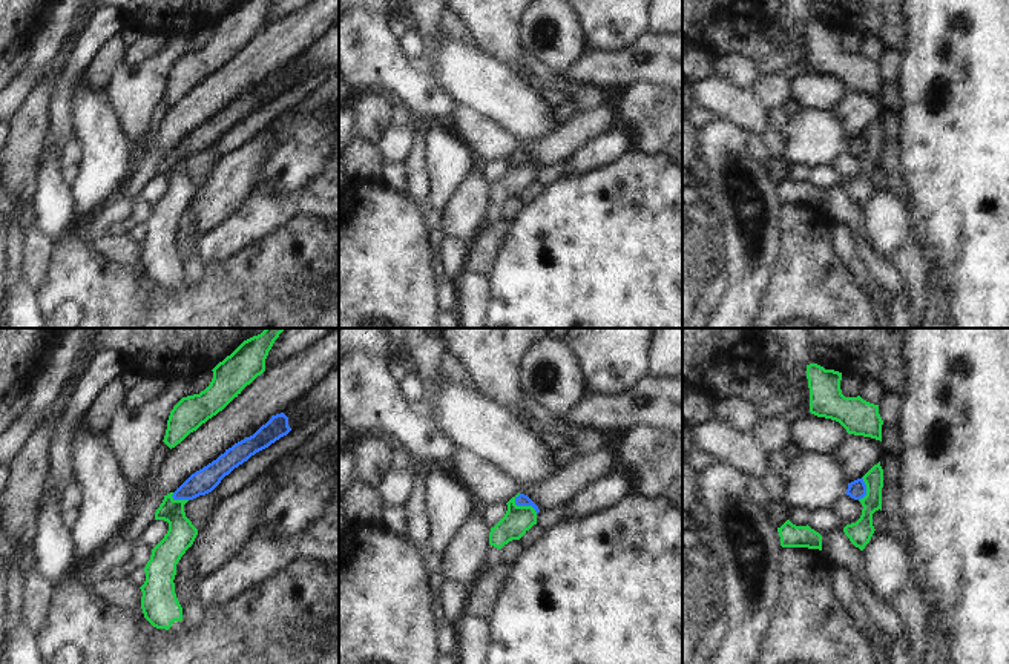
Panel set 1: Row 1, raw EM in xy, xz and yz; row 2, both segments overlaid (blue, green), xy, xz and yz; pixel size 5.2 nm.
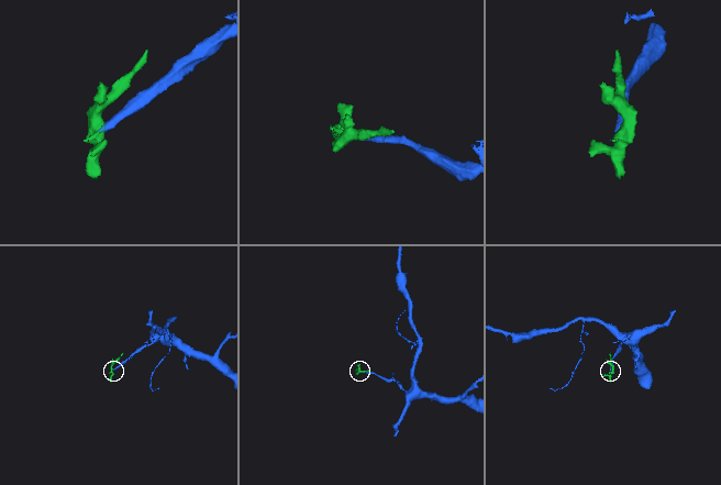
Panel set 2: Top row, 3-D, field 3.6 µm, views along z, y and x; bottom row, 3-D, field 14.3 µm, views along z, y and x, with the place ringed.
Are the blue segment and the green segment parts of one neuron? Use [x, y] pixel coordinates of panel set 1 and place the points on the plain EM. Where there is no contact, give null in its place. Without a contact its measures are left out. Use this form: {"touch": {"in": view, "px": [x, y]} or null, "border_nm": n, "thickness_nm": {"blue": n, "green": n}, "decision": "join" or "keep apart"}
{"touch": {"in": "xz", "px": [523, 161]}, "border_nm": 150, "thickness_nm": {"blue": 60, "green": 150}, "decision": "keep apart"}

